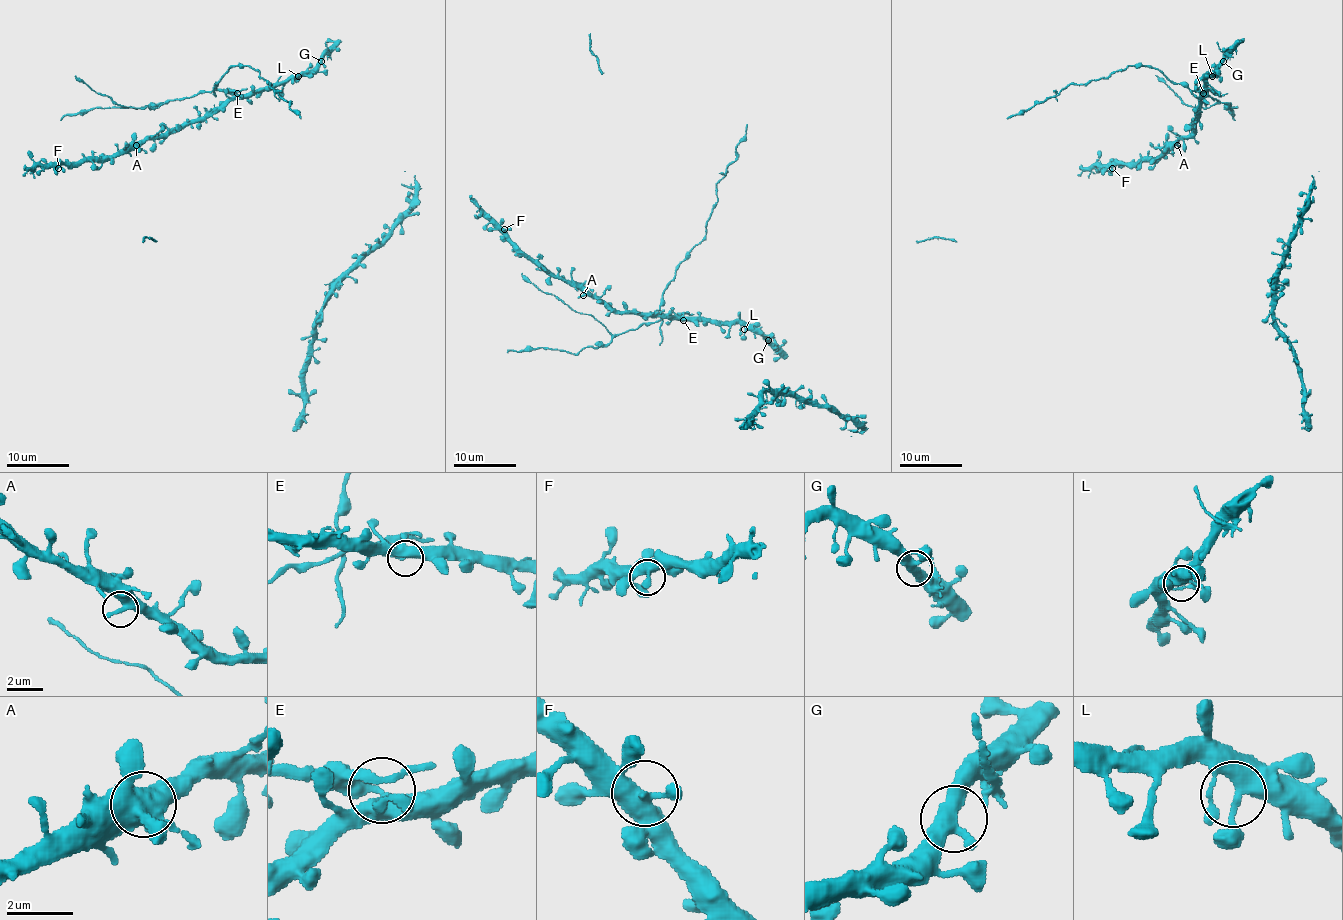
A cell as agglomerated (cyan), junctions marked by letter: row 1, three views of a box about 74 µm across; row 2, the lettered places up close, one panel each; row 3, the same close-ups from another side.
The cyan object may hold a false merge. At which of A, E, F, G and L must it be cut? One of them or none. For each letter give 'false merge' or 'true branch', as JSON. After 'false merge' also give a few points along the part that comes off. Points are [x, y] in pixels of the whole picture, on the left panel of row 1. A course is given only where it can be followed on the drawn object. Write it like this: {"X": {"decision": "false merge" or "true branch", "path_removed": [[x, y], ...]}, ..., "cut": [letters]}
{"A": {"decision": "true branch"}, "E": {"decision": "false merge", "path_removed": [[237, 93], [213, 90], [232, 66], [251, 66], [271, 83], [301, 118]]}, "F": {"decision": "true branch"}, "G": {"decision": "true branch"}, "L": {"decision": "true branch"}, "cut": ["E"]}

